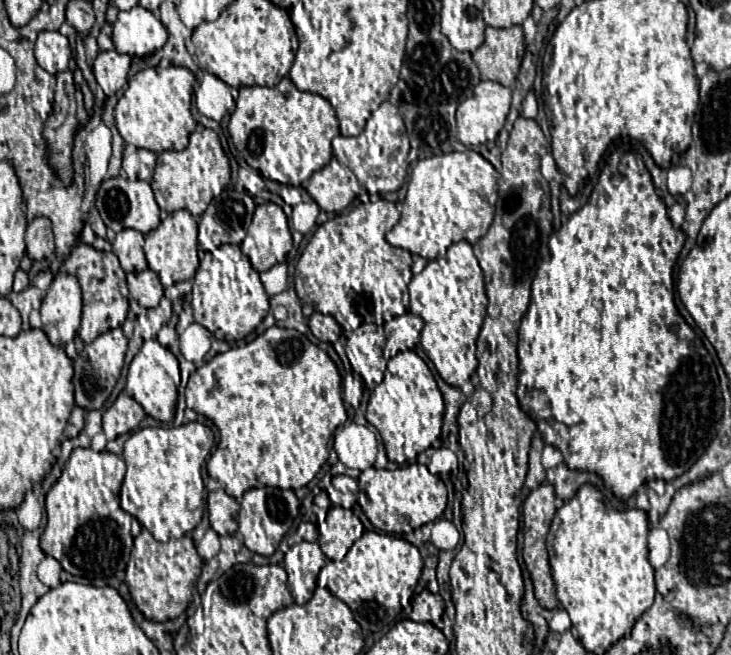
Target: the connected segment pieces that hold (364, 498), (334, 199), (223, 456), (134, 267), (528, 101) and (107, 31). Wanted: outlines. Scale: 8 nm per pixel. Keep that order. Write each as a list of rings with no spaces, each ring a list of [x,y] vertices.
[[[411,462],[395,470],[367,468],[357,478],[359,492],[357,502],[371,524],[389,534],[409,534],[415,528],[439,518],[447,504],[445,484],[433,476],[427,466]]]
[[[331,158],[327,166],[317,170],[307,184],[311,198],[329,216],[335,216],[347,208],[361,190],[354,173],[339,164],[337,158]]]
[[[279,326],[267,328],[253,342],[243,344],[243,346],[235,346],[235,348],[229,348],[227,352],[217,354],[215,358],[211,358],[209,362],[205,362],[201,368],[197,368],[189,376],[189,382],[187,382],[185,388],[185,397],[187,408],[195,410],[197,414],[207,416],[219,428],[219,442],[215,451],[211,454],[211,458],[207,461],[207,471],[209,476],[215,478],[221,484],[221,488],[229,496],[233,496],[235,500],[241,500],[241,496],[243,496],[245,490],[257,488],[257,486],[277,486],[277,488],[297,490],[297,488],[309,484],[315,478],[315,474],[321,470],[321,466],[327,462],[327,458],[329,458],[329,442],[333,438],[335,428],[347,420],[347,410],[343,406],[343,396],[341,396],[341,376],[337,372],[335,362],[321,348],[317,348],[313,342],[309,342],[307,336],[303,336],[301,332],[287,330],[287,328],[279,328]]]
[[[131,228],[117,232],[113,244],[113,252],[121,262],[125,272],[141,272],[147,268],[147,260],[143,254],[143,234]]]
[[[529,90],[525,100],[523,100],[523,116],[525,118],[537,118],[537,98],[535,98],[533,90]]]
[[[105,22],[105,26],[101,28],[101,32],[97,36],[97,44],[99,44],[99,50],[111,50],[113,48],[113,42],[111,42],[111,24]]]

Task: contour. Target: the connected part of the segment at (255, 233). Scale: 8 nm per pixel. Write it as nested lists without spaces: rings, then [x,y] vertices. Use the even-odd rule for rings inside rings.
[[[265,202],[255,208],[253,222],[247,228],[247,238],[241,242],[241,252],[251,260],[257,272],[265,272],[277,262],[285,262],[291,250],[291,232],[281,206]]]

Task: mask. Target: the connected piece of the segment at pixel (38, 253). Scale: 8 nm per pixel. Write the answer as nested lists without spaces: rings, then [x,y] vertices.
[[[35,218],[27,226],[25,244],[27,244],[27,256],[31,260],[45,260],[51,252],[55,252],[51,222],[47,218]]]

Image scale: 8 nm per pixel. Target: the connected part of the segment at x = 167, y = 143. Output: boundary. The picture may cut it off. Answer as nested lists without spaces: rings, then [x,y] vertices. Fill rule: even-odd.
[[[177,66],[169,68],[147,68],[137,72],[119,98],[115,108],[115,124],[123,140],[135,148],[165,152],[183,150],[189,144],[189,134],[195,130],[197,122],[191,116],[191,94],[195,86],[195,76]]]

